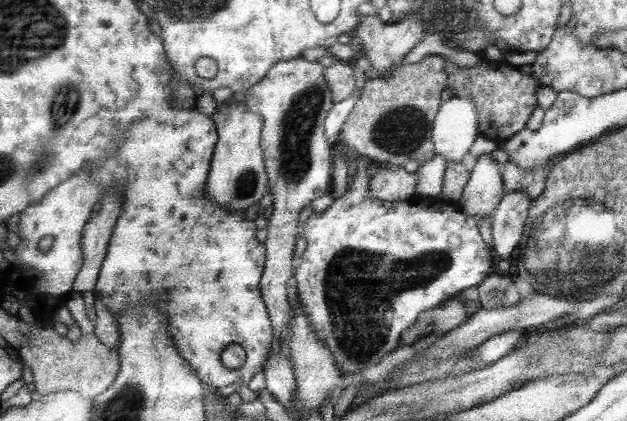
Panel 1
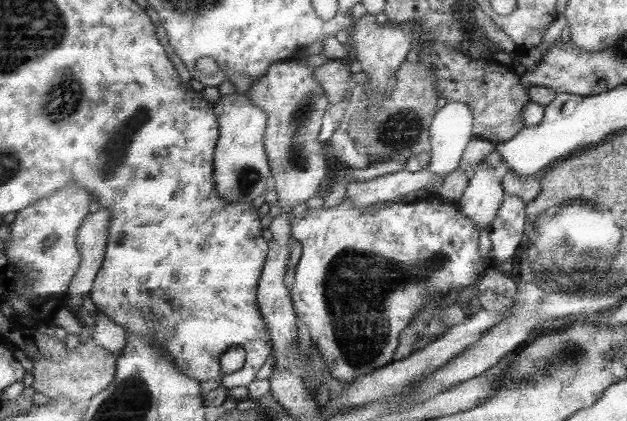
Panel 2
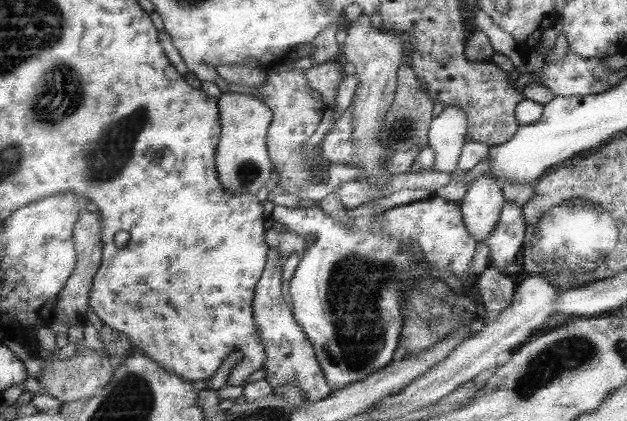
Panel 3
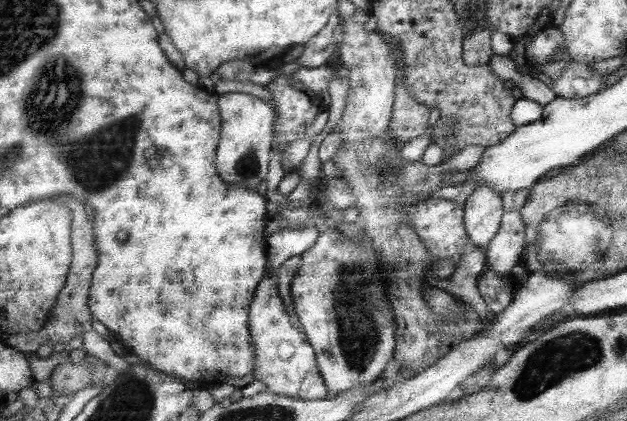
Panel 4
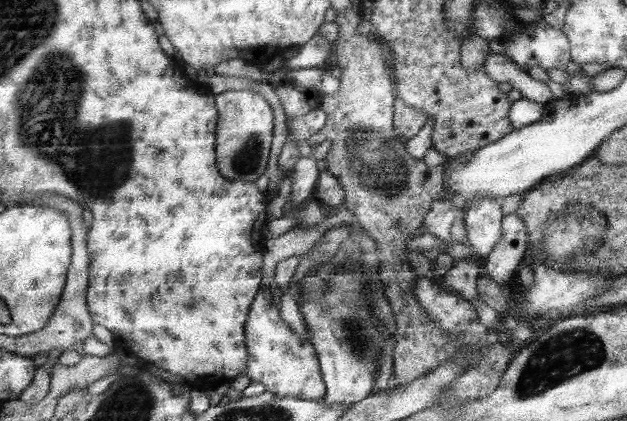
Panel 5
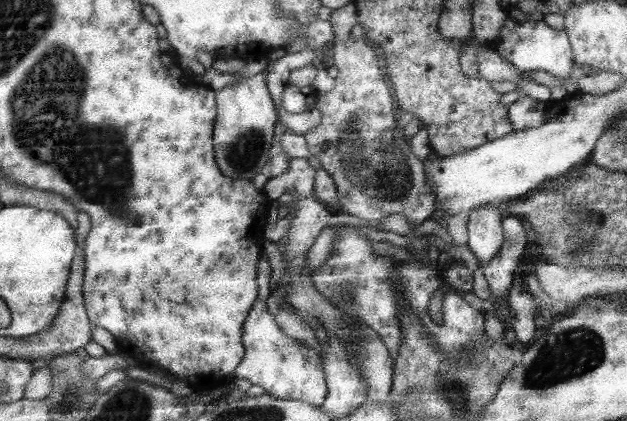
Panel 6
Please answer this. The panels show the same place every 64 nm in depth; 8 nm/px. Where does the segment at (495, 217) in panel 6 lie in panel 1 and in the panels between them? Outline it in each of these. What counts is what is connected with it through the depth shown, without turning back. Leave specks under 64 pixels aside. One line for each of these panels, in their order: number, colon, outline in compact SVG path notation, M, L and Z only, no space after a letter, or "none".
1: M489 154L479 158L473 172L471 182L465 188L465 196L461 198L463 212L475 218L493 216L499 204L505 200L505 178L499 172L499 166Z
2: M477 166L475 176L469 182L469 188L465 190L465 196L459 200L459 208L465 216L469 216L469 220L477 224L477 228L489 230L497 220L497 214L501 212L505 198L507 192L503 180L497 180L493 168Z
3: M485 174L475 180L473 186L469 186L467 196L461 200L461 208L465 214L465 224L469 226L469 232L477 238L477 242L489 242L493 232L501 224L505 206L507 198L495 176Z
4: M477 186L463 198L465 224L475 248L487 248L493 244L495 236L501 232L505 216L505 198L491 186Z
5: M495 196L481 198L471 208L467 208L467 216L465 216L467 238L475 254L481 256L483 260L491 256L491 252L497 248L499 240L503 238L505 218L507 218L505 210L501 208Z

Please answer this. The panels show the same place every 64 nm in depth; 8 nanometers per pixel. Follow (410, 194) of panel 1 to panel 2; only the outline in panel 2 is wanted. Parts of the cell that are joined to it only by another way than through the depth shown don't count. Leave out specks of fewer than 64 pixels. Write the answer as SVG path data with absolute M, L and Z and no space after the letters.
M429 170L421 172L395 172L387 176L379 176L369 182L357 182L355 186L349 186L345 198L351 198L357 206L371 206L375 202L399 202L399 196L415 192L415 190L427 190L433 186L443 186L445 178L435 176Z

